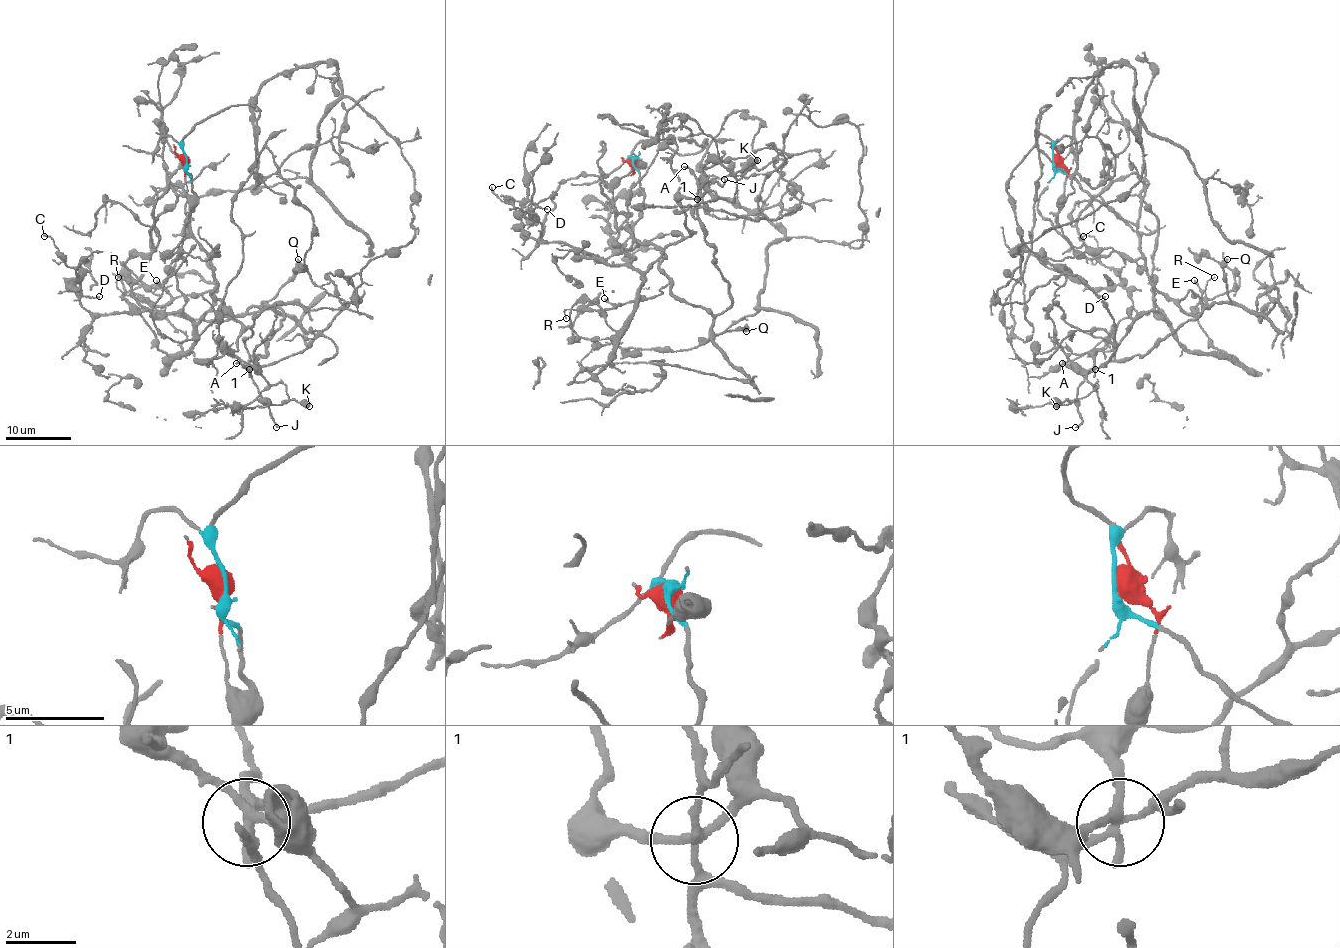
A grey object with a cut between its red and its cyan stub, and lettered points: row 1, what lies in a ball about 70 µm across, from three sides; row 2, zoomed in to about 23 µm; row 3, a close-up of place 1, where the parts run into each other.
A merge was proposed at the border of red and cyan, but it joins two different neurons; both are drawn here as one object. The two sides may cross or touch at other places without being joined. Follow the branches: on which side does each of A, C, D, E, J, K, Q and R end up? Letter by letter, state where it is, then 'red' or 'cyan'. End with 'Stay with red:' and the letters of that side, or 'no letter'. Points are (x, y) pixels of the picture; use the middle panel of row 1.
A: (684, 166) | cyan
C: (492, 187) | red
D: (547, 209) | red
E: (604, 298) | cyan
J: (724, 179) | cyan
K: (757, 160) | red
Q: (746, 331) | cyan
R: (566, 318) | cyan
Stay with red: C, D, K

